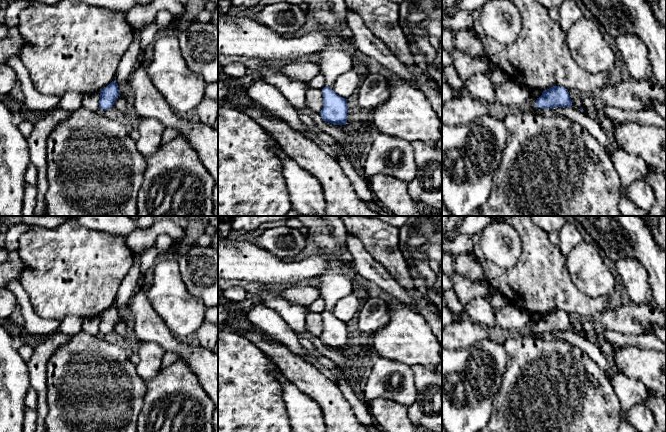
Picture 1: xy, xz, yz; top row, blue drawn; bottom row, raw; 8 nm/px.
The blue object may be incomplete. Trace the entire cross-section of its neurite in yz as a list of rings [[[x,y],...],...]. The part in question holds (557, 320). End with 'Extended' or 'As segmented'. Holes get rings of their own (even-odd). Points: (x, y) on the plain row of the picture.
[[[507,301],[504,307],[494,311],[497,325],[511,334],[534,335],[536,332],[553,333],[572,330],[569,316],[562,310],[553,310],[544,314],[536,325],[529,322],[530,314],[527,311],[512,302]]]. Extended

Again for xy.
[[[112,305],[108,310],[104,311],[99,317],[99,331],[104,335],[113,331],[120,318],[118,308],[115,305]]]. As segmented

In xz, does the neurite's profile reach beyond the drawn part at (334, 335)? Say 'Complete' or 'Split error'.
Split error

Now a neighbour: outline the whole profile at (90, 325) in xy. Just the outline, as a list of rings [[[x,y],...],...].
[[[95,316],[93,318],[84,318],[84,321],[82,323],[82,331],[84,331],[92,336],[97,337],[97,334],[100,332],[99,324],[100,324],[99,316]]]

